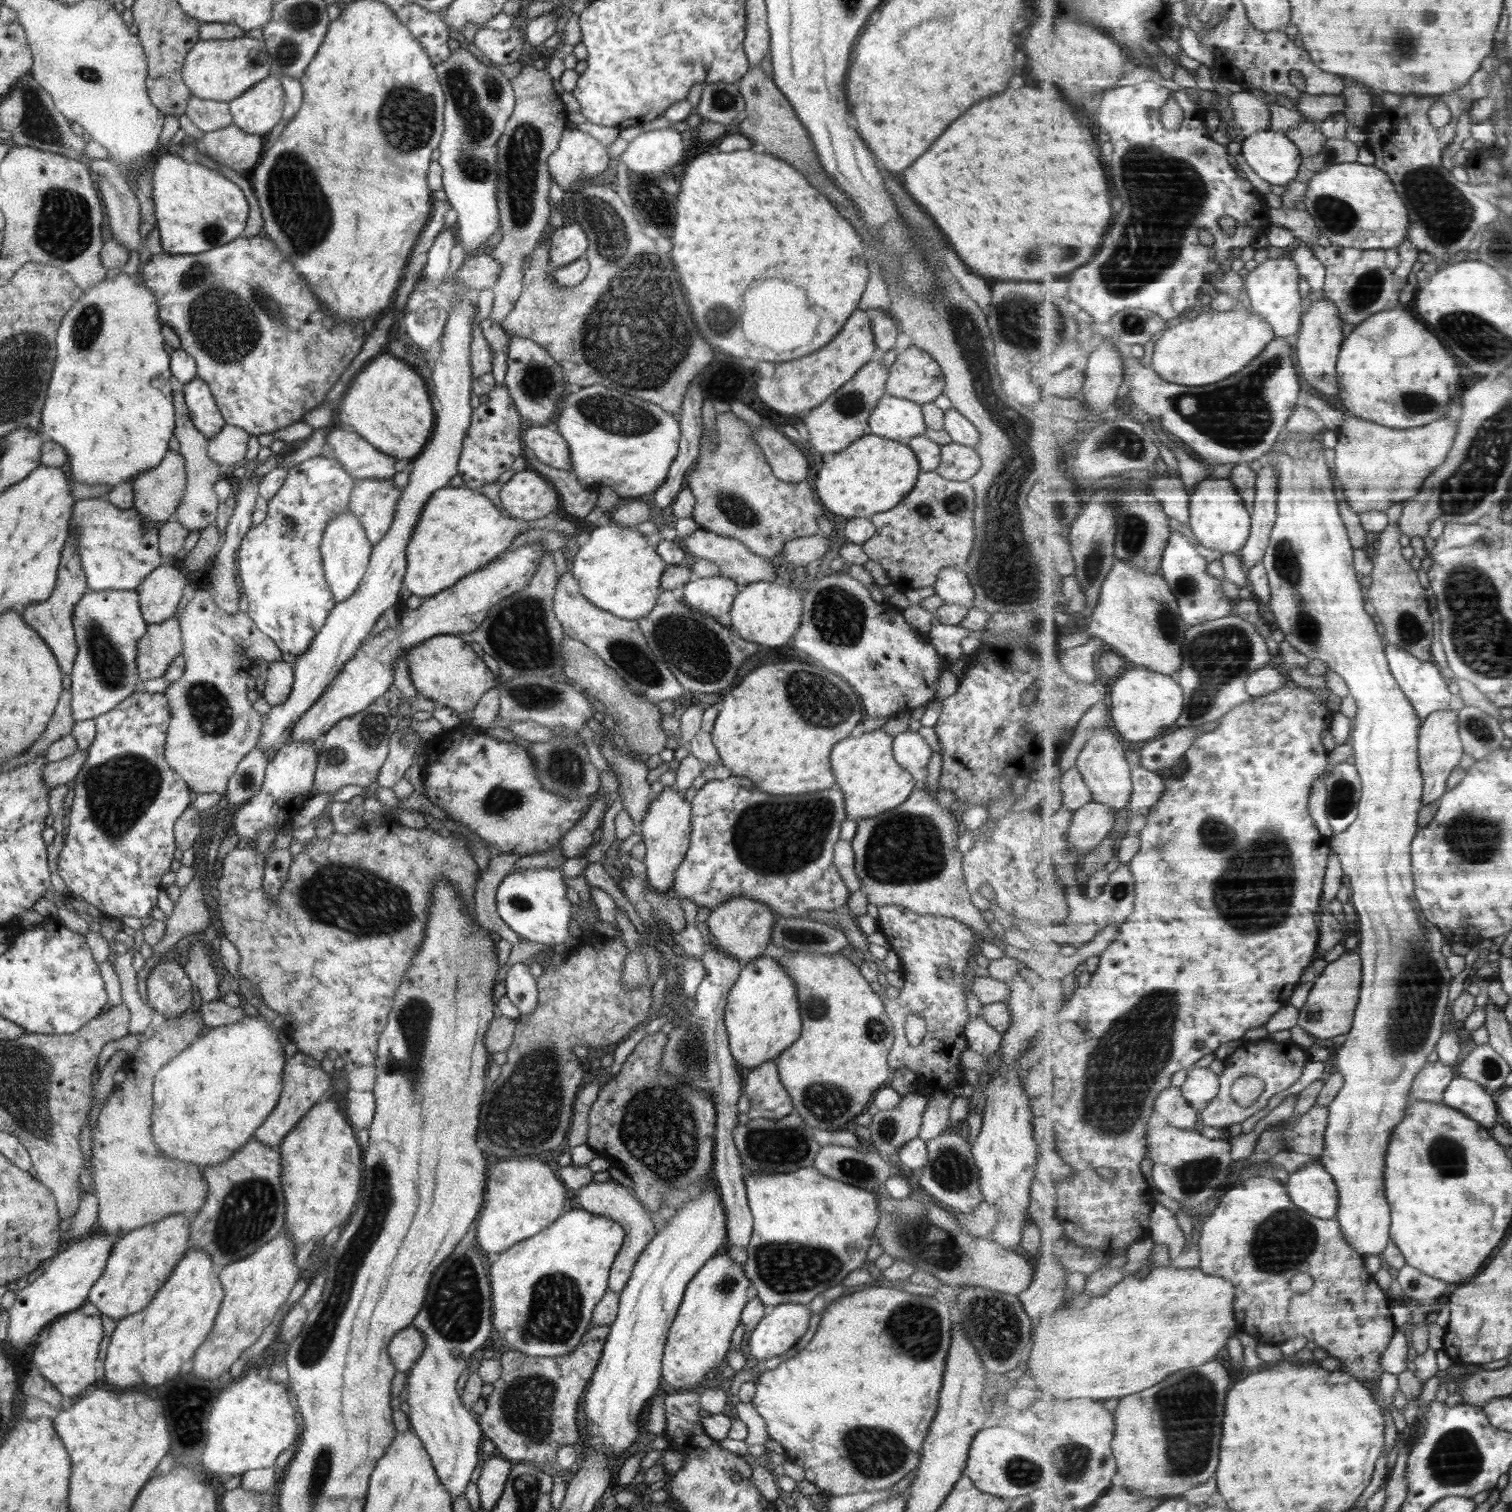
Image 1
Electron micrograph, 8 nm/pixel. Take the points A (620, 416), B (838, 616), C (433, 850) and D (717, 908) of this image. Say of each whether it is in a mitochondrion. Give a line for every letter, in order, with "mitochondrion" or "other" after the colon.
A: mitochondrion
B: mitochondrion
C: other
D: other

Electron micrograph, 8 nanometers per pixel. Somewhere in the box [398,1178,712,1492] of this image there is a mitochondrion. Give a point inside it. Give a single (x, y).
(455, 1307)

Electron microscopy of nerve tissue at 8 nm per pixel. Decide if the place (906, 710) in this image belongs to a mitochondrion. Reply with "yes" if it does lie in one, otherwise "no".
no

